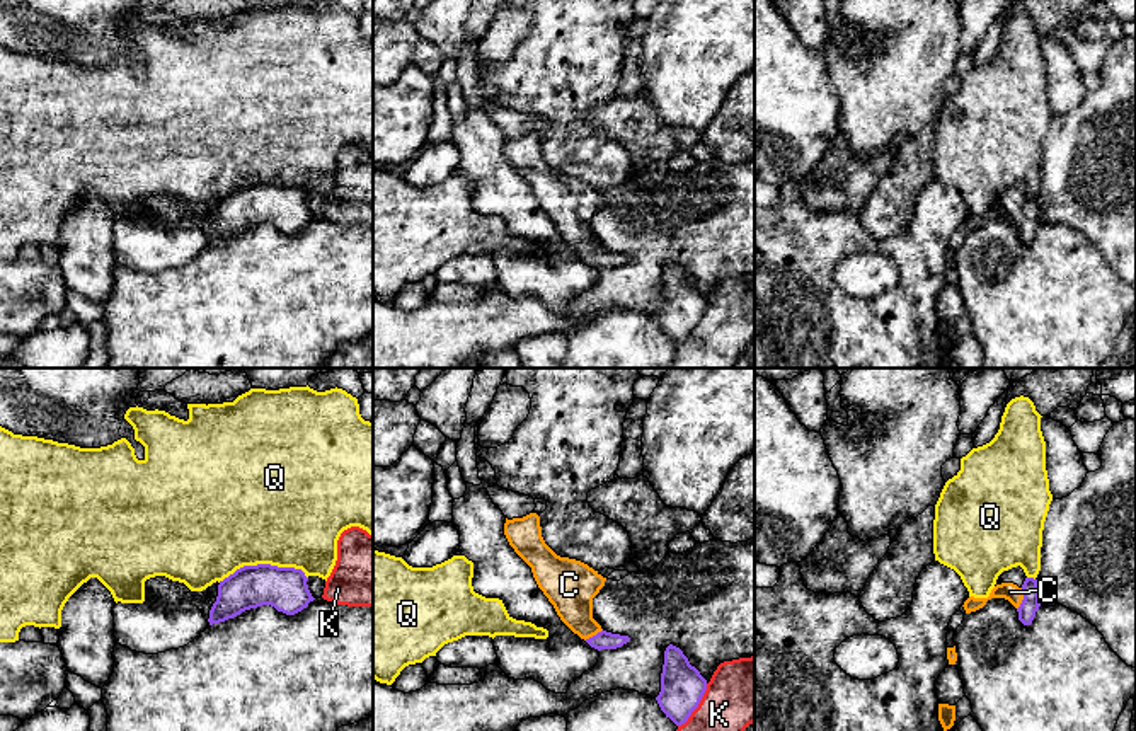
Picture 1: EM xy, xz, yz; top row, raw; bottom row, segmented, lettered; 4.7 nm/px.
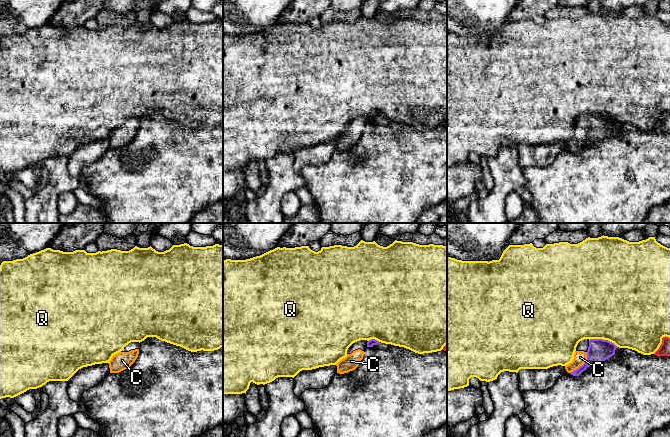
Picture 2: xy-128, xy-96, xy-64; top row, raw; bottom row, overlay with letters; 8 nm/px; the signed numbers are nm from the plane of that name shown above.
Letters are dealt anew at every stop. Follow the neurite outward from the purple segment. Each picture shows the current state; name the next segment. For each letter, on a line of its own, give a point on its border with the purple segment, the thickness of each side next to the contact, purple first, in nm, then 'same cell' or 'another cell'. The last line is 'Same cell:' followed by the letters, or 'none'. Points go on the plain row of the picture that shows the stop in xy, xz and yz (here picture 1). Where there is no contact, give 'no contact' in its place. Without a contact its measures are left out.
C: contact yz (1024, 217); calibres 90 and 90 nm; same cell
K: contact xz (697, 324); calibres 200 and 320 nm; another cell
Q: contact xy (263, 183); calibres 200 and 500 nm; another cell
Same cell: C

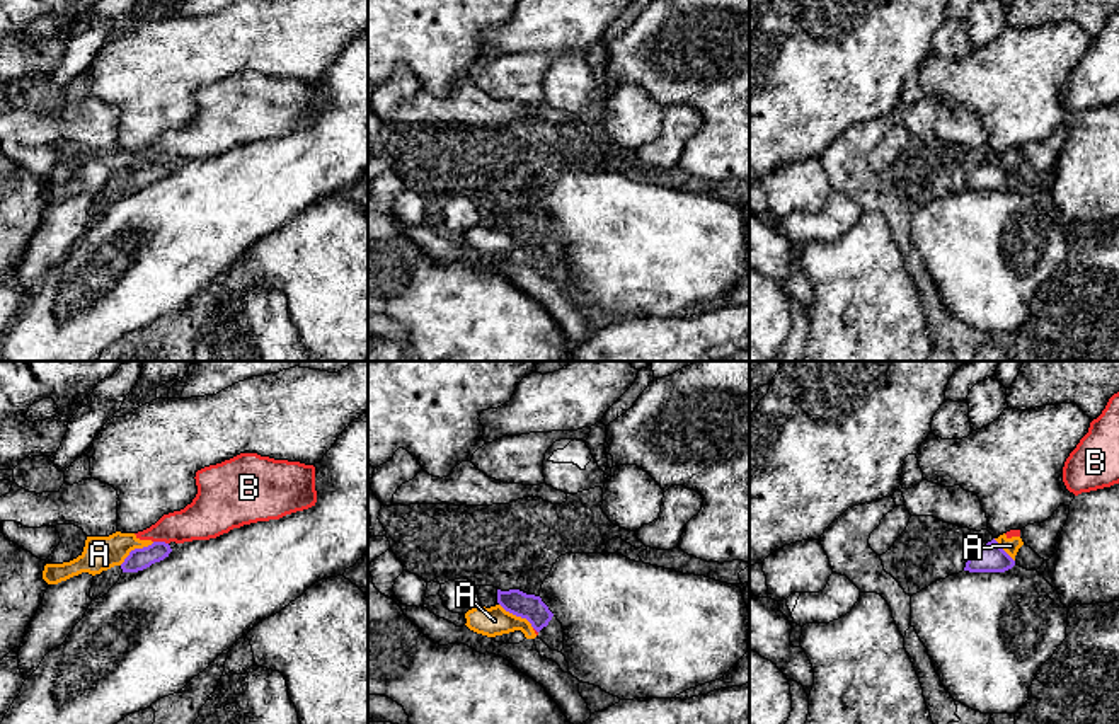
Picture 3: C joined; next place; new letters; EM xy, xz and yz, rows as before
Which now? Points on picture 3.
A: contact xy (135, 167); calibres 110 and 160 nm; another cell
B: contact xy (160, 160); calibres 110 and 200 nm; another cell
Same cell: none

